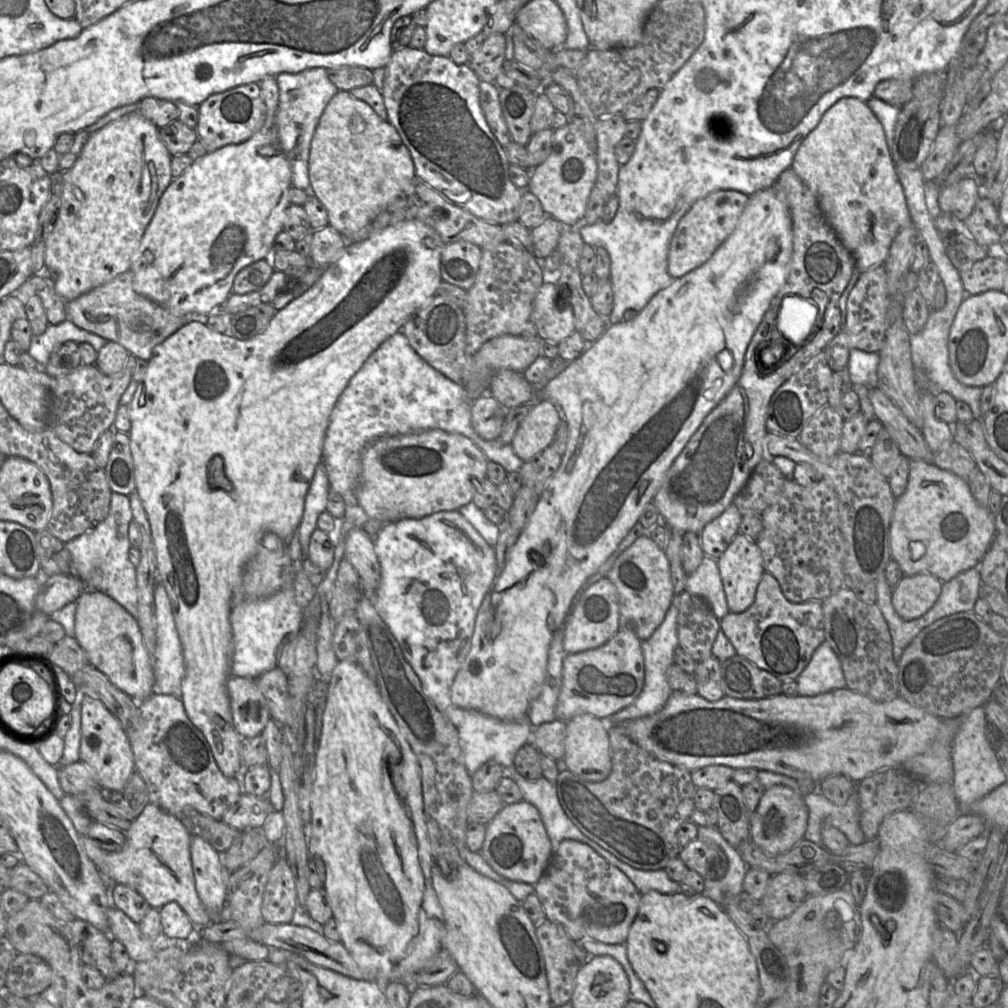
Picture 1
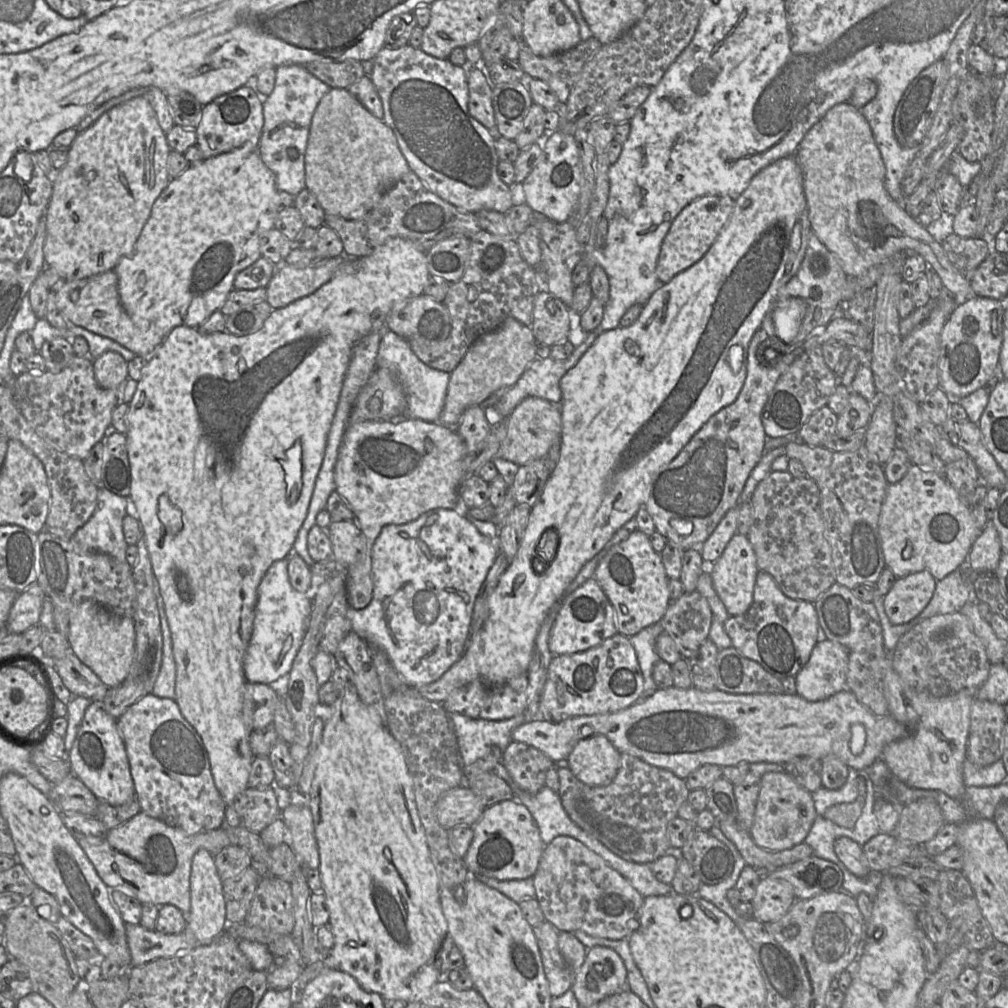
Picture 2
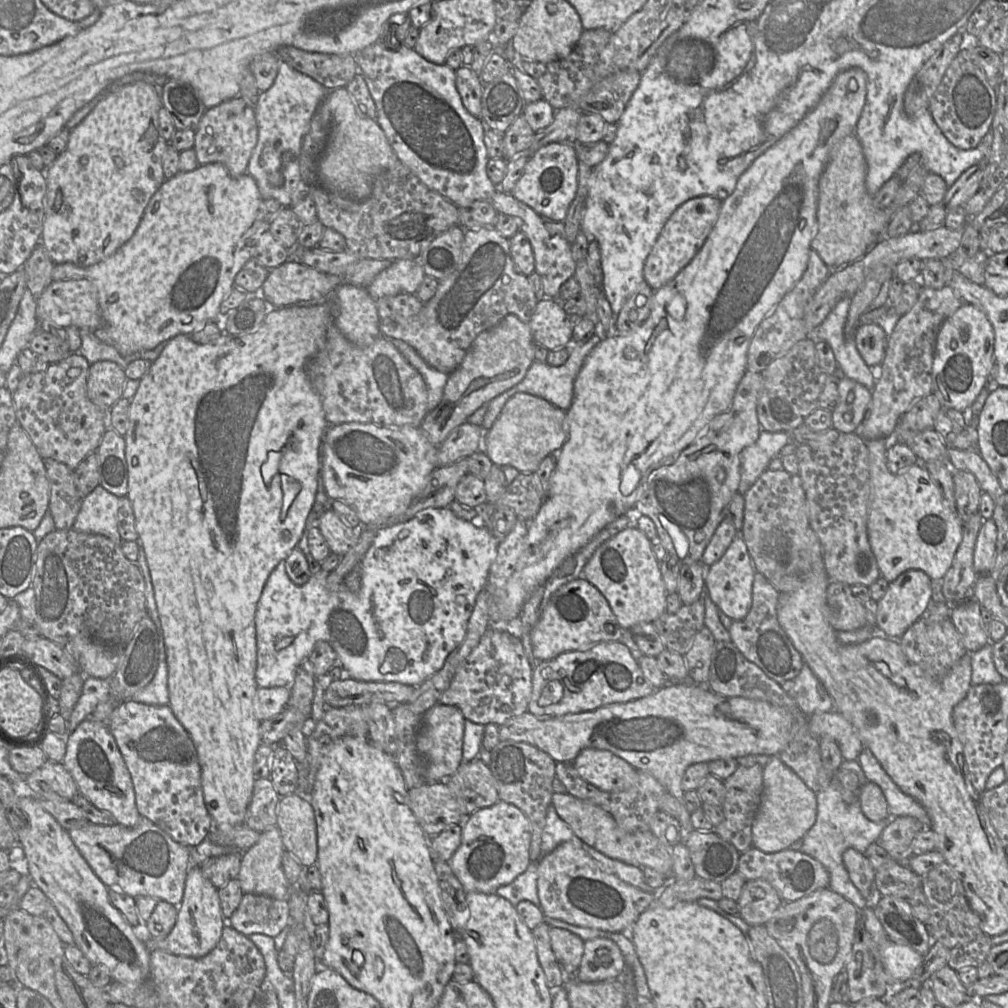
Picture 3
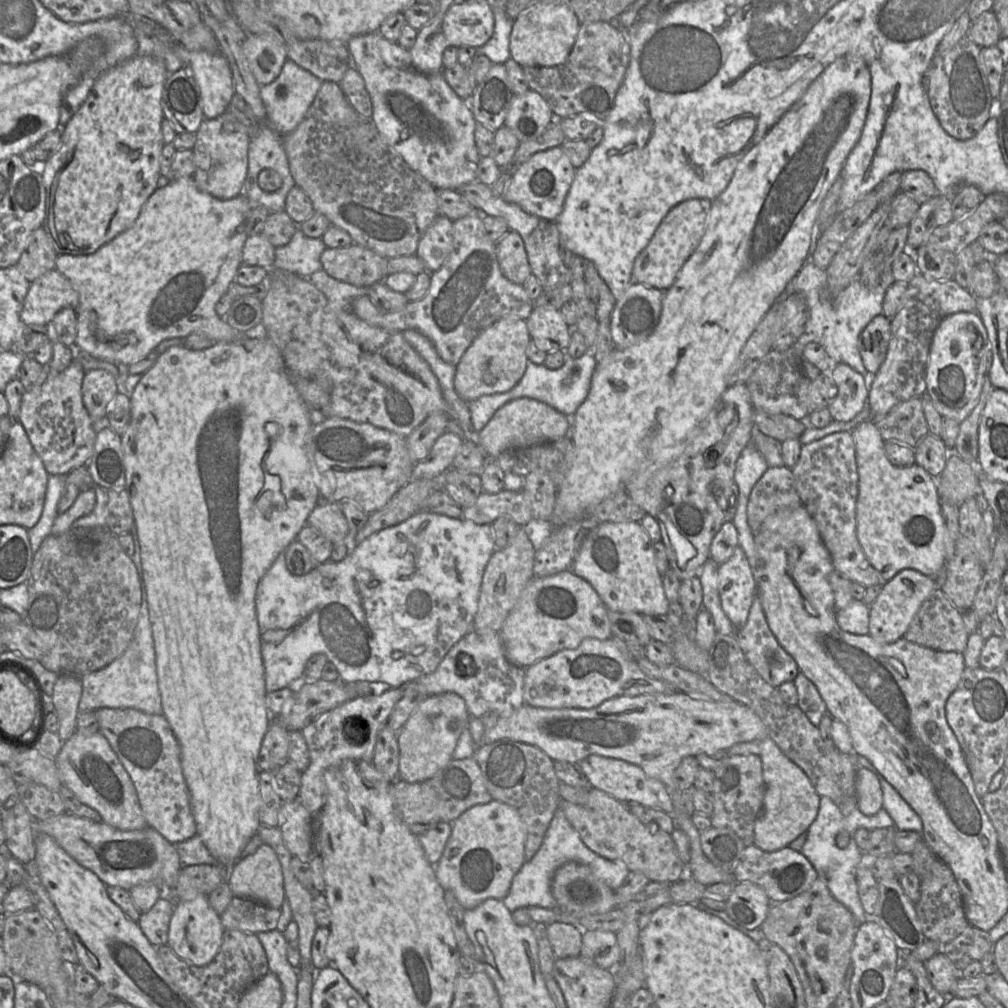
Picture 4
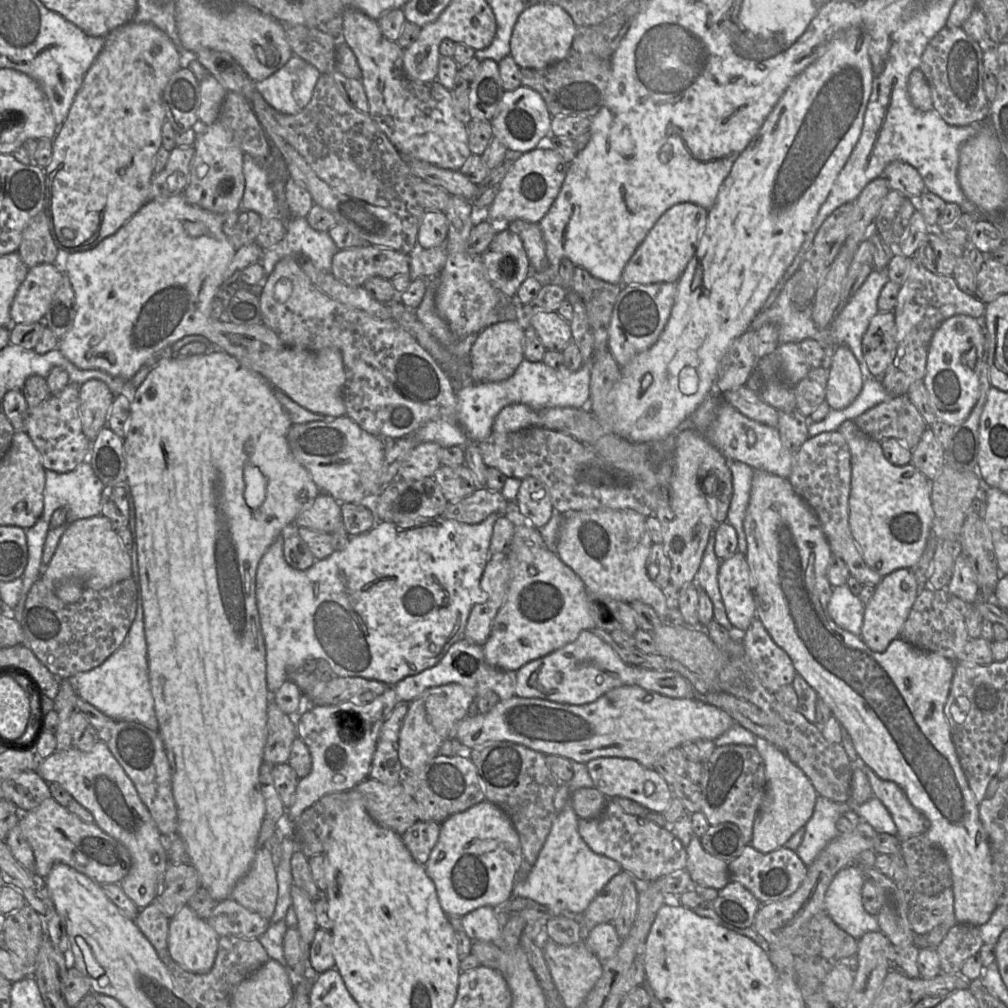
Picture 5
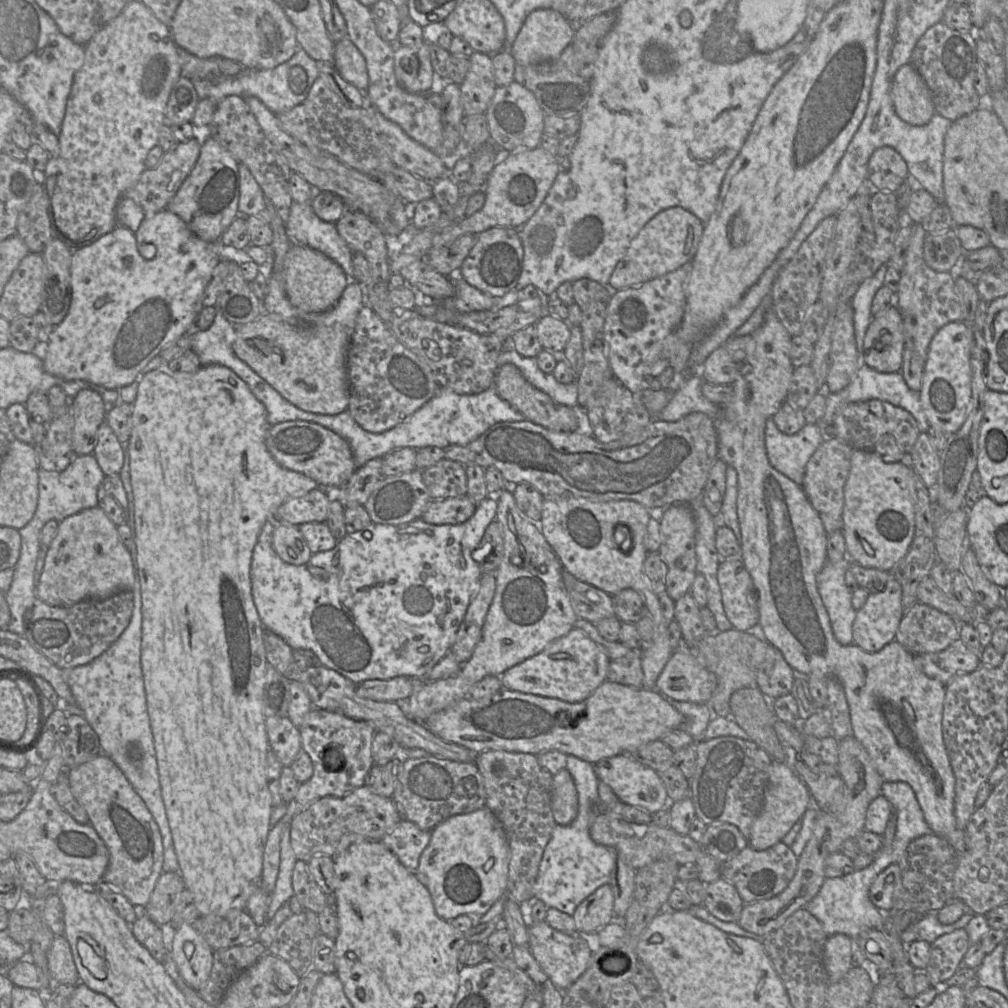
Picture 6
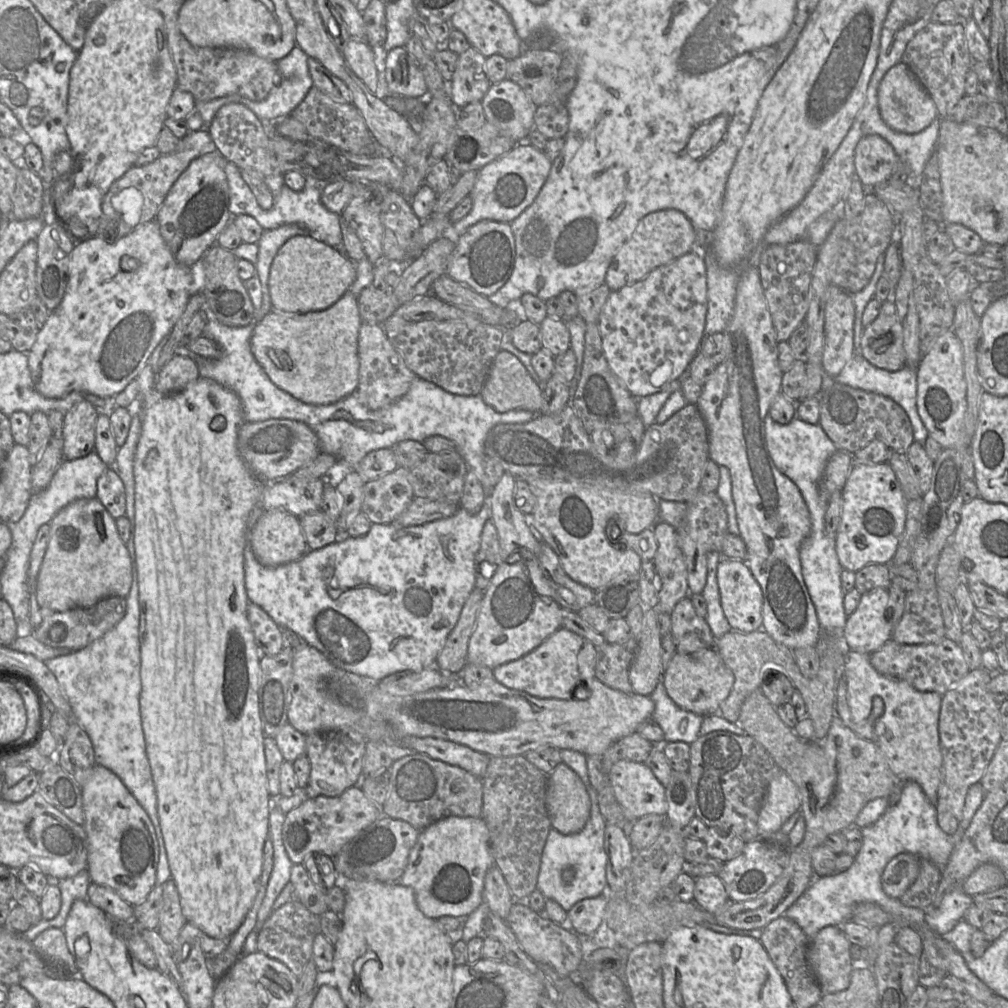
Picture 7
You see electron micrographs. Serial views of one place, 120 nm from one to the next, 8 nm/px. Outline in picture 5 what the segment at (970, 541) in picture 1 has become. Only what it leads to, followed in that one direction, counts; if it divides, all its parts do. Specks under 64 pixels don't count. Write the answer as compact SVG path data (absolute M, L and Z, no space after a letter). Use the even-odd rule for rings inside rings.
M846 420L836 430L846 439L851 452L851 487L849 526L865 563L884 577L901 568L911 568L920 559L932 531L934 510L931 502L932 481L912 463L897 466L887 460L881 442L863 433L853 420Z

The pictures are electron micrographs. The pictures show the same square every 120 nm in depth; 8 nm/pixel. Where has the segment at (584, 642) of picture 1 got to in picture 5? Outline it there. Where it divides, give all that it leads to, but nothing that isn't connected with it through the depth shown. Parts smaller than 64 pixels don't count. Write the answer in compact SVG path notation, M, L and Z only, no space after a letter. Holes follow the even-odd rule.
M515 520L515 531L507 549L510 564L510 584L502 607L494 618L488 640L483 645L485 662L495 668L517 672L525 664L542 658L574 642L583 630L596 626L588 606L588 590L579 576L562 562L555 551L549 550L539 529L526 520Z

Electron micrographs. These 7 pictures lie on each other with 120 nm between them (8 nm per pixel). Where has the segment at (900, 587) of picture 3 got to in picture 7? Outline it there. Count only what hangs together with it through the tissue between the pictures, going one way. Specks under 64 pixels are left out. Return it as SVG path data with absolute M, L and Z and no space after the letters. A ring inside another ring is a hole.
M888 588L862 593L855 611L847 617L843 631L848 650L871 654L893 638L893 626L886 618Z

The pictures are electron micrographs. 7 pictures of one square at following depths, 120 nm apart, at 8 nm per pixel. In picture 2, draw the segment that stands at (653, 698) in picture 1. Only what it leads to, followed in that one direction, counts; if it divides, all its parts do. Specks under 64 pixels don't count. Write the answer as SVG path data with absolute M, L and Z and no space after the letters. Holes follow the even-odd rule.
M656 623L630 637L644 679L642 699L649 697L657 690L652 678L652 670L655 663L661 660L656 652L655 645L657 637L663 632L661 623Z

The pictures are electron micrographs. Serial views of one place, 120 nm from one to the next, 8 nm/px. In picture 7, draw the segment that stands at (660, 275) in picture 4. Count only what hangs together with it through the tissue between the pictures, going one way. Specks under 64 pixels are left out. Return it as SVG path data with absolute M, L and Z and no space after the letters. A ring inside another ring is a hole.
M676 209L655 211L644 216L631 238L620 248L611 261L605 284L611 291L636 283L652 270L666 265L696 248L697 229L690 219Z

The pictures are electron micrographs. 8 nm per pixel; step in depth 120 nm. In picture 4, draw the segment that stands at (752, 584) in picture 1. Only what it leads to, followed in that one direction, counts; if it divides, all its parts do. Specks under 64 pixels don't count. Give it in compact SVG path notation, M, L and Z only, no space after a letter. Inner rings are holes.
M737 546L732 556L718 566L721 606L734 625L743 627L756 595L756 582L744 550Z

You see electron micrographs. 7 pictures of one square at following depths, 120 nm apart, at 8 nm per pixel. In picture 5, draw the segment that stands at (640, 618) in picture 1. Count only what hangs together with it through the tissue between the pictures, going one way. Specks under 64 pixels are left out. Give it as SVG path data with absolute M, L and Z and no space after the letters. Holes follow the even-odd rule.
M600 509L563 515L565 518L559 530L555 552L579 576L587 590L628 604L641 601L652 607L661 622L666 623L669 609L663 591L647 574L646 564L653 543L645 524L646 517L632 509Z

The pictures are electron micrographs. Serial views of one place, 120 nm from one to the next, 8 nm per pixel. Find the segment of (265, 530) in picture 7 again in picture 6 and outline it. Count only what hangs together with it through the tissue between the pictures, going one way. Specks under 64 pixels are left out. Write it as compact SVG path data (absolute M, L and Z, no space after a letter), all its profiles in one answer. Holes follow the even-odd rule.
M286 524L276 526L272 545L276 554L288 564L304 565L312 556L307 542L297 526Z

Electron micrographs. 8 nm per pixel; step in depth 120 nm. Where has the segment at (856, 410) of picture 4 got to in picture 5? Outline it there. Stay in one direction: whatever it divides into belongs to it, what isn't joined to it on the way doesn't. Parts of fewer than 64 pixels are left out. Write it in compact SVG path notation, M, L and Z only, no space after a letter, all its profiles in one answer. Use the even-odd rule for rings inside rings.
M849 347L835 348L829 368L826 402L831 409L848 407L862 390L864 377L859 362Z

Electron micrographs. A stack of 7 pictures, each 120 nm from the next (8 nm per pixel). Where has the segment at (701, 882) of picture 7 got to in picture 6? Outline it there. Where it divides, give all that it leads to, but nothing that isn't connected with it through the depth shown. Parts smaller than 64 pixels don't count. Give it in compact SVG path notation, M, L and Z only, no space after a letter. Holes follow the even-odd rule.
M721 876L706 884L703 905L722 921L738 922L745 904L735 886Z

